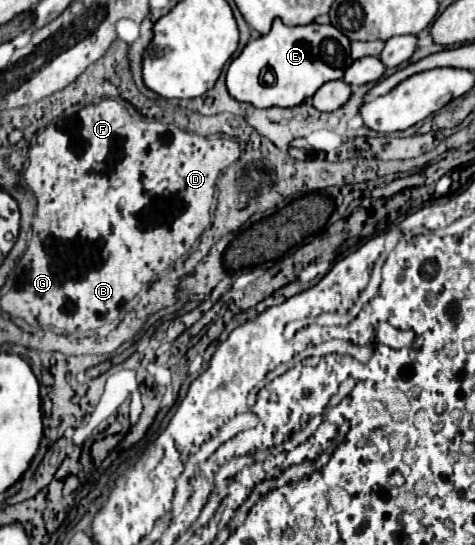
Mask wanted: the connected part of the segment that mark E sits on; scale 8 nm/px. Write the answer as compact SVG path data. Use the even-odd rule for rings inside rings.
M274 19L272 31L262 35L260 39L250 41L244 51L230 63L226 73L226 85L234 99L252 103L254 107L296 107L306 99L314 97L314 93L328 81L342 79L344 67L348 67L348 41L346 37L332 25L298 25L288 27L282 21ZM270 69L276 77L272 85L264 85L260 81L260 71Z

